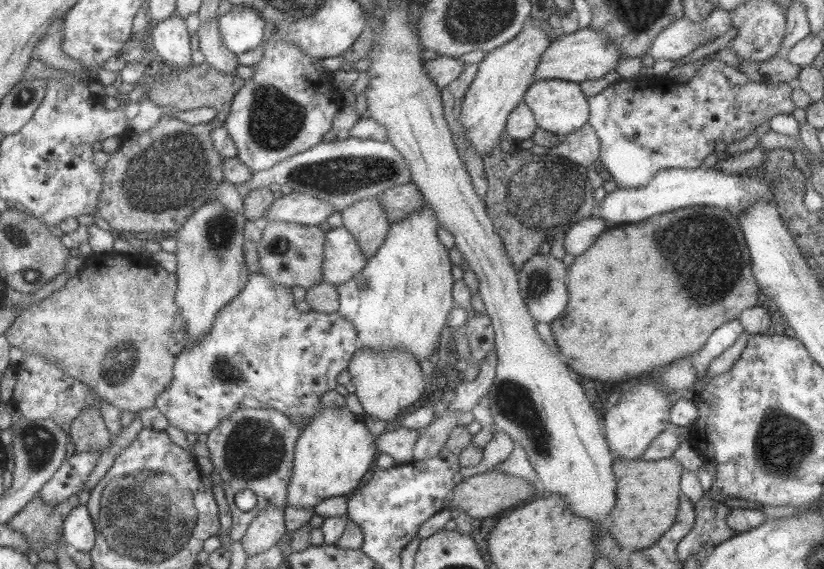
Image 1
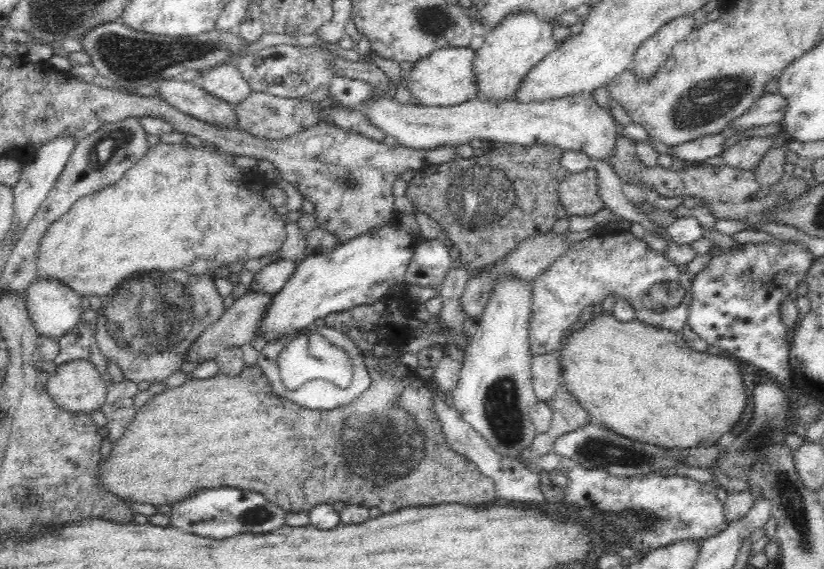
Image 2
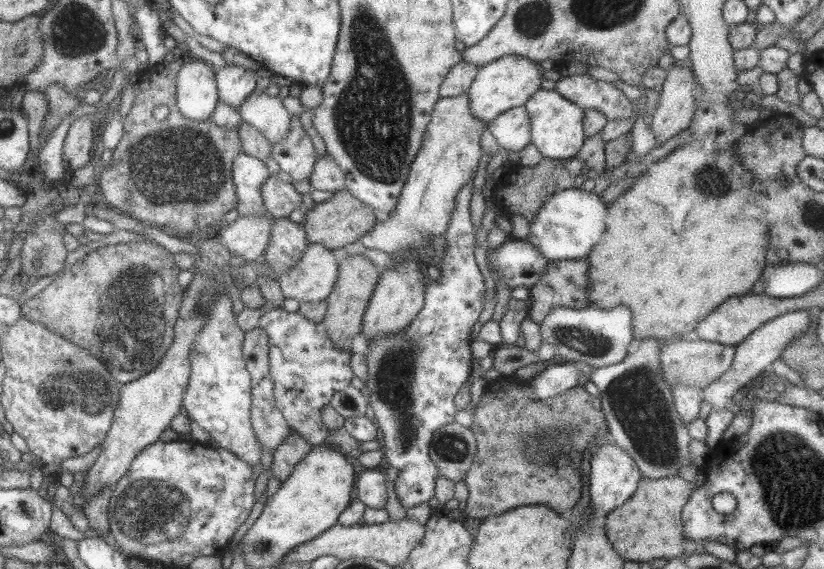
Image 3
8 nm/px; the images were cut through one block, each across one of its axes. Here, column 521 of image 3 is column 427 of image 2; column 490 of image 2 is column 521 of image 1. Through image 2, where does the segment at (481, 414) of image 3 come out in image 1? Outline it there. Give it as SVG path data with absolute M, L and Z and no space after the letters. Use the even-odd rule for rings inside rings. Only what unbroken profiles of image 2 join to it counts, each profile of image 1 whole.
M496 467L491 470L486 470L479 475L472 475L465 477L458 484L452 486L452 493L450 497L450 509L457 509L457 511L468 514L472 519L483 519L485 517L493 516L501 510L519 504L525 498L529 498L531 494L539 490L535 485L529 484L524 478L517 478L516 476L509 476L504 472L499 472Z

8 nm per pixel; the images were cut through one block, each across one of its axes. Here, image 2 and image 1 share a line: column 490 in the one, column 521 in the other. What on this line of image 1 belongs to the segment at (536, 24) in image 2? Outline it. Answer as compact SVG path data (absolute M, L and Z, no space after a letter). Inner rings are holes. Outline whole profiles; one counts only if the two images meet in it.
M527 20L517 36L488 51L477 63L475 76L464 94L460 121L479 158L483 158L495 145L498 146L507 116L522 101L525 91L534 81L536 64L549 43L547 34L537 24Z

